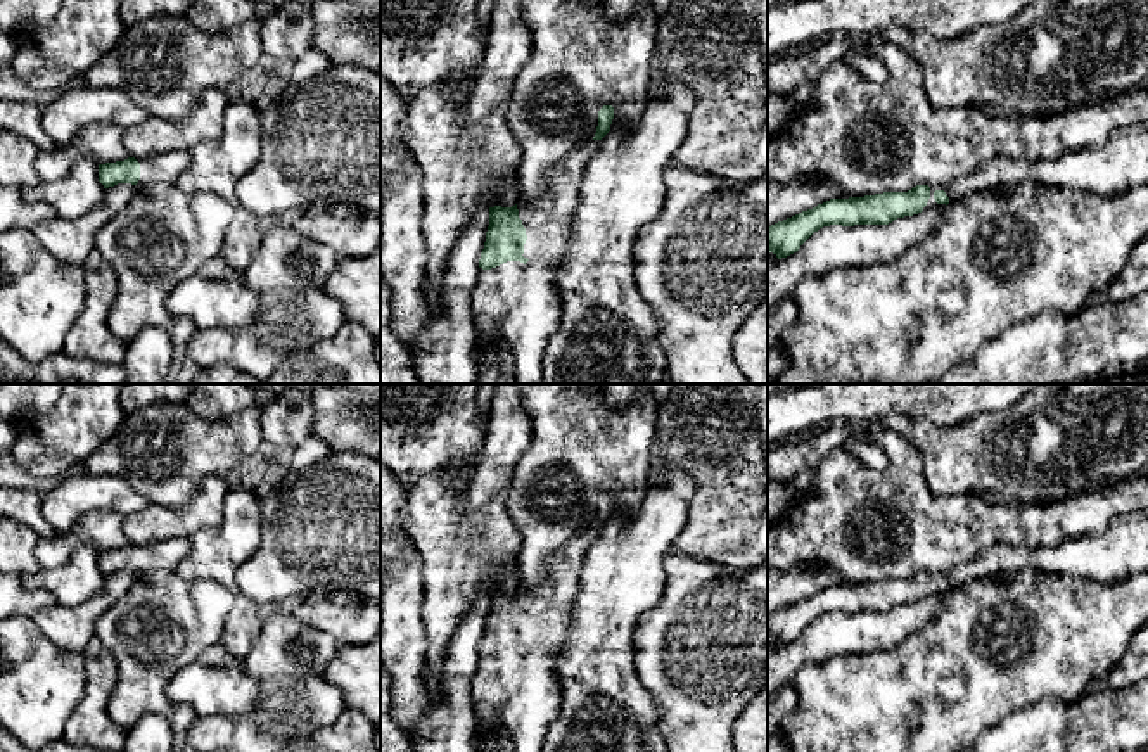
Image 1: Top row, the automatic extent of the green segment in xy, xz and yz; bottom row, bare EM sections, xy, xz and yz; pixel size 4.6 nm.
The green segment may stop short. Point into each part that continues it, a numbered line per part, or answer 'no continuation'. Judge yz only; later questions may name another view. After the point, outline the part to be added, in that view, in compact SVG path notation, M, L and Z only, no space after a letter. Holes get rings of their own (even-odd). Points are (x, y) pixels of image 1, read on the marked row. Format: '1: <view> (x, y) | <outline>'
1: yz (1121, 163) | M1148 121L1113 130L1098 147L1067 150L1049 159L996 156L968 175L947 183L928 185L930 199L923 211L946 207L946 204L935 202L935 190L944 190L949 204L953 204L975 192L1022 182L1081 188L1103 197L1115 197L1134 187L1146 185Z

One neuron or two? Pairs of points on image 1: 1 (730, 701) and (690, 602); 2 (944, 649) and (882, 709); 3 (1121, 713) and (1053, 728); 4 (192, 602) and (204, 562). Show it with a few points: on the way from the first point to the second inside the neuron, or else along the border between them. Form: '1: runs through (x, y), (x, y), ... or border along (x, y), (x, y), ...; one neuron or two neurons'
1: runs through (707, 676), (707, 626); one neuron
2: runs through (929, 664), (898, 695); one neuron
3: runs through (1103, 726), (1071, 728); one neuron
4: border along (173, 569), (187, 579), (225, 586), (234, 602); two neurons

